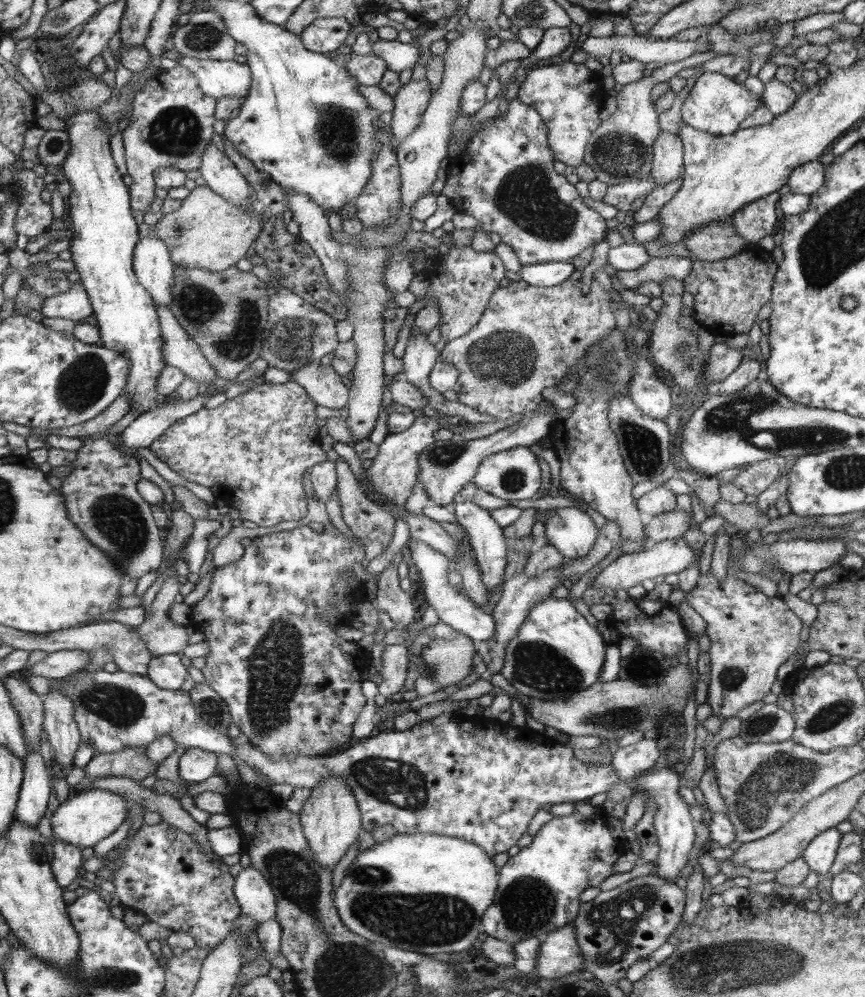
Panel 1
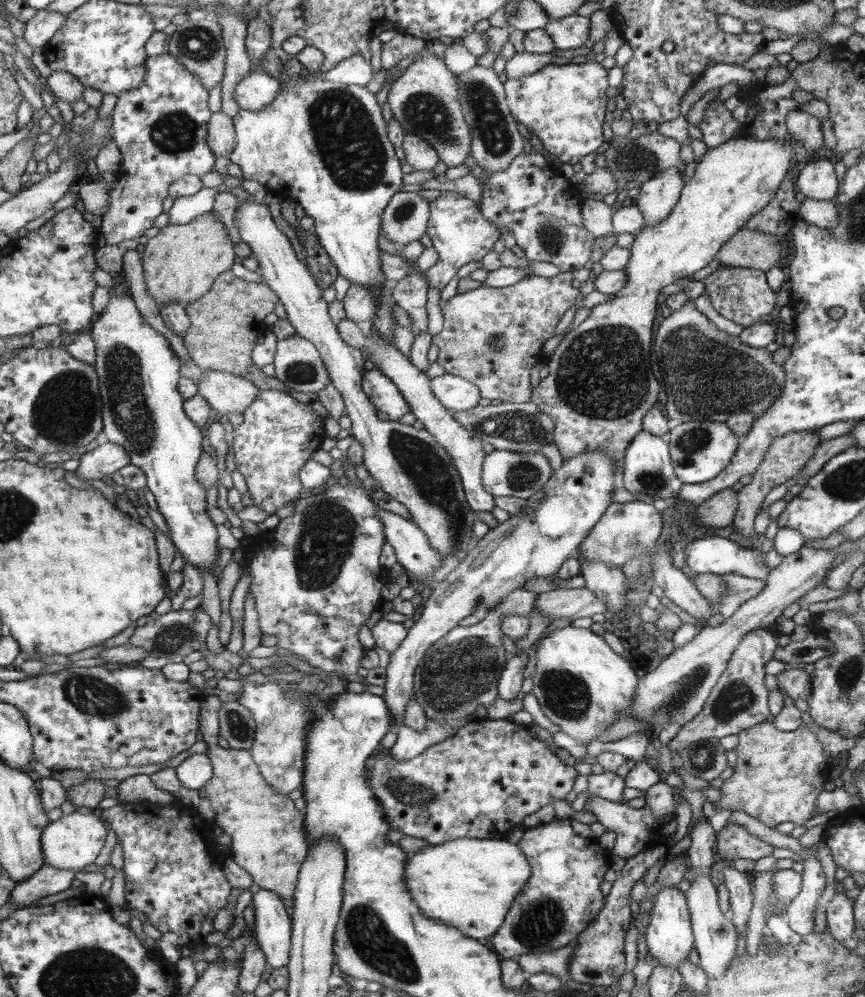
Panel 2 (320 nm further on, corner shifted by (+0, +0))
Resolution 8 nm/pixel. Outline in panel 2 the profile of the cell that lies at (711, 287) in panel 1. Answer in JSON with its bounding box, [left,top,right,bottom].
[704,266,776,326]

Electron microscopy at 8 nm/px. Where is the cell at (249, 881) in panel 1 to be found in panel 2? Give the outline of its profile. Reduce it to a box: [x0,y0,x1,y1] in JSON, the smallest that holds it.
[252,889,292,968]

